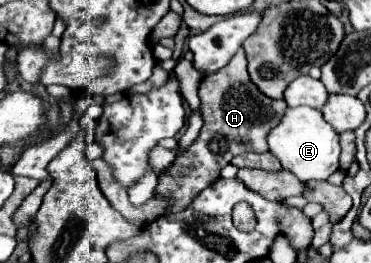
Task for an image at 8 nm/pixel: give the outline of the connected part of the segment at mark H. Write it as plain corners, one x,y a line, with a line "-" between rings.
242,48
224,68
220,68
220,72
202,78
198,96
202,102
200,110
204,116
204,126
198,138
176,156
174,164
168,170
158,174
156,192
172,200
168,212
180,212
190,206
190,202
204,188
212,186
214,180
218,180
220,170
230,164
234,156
246,152
268,152
266,134
280,122
286,110
284,100
270,100
252,84
246,72
246,52

